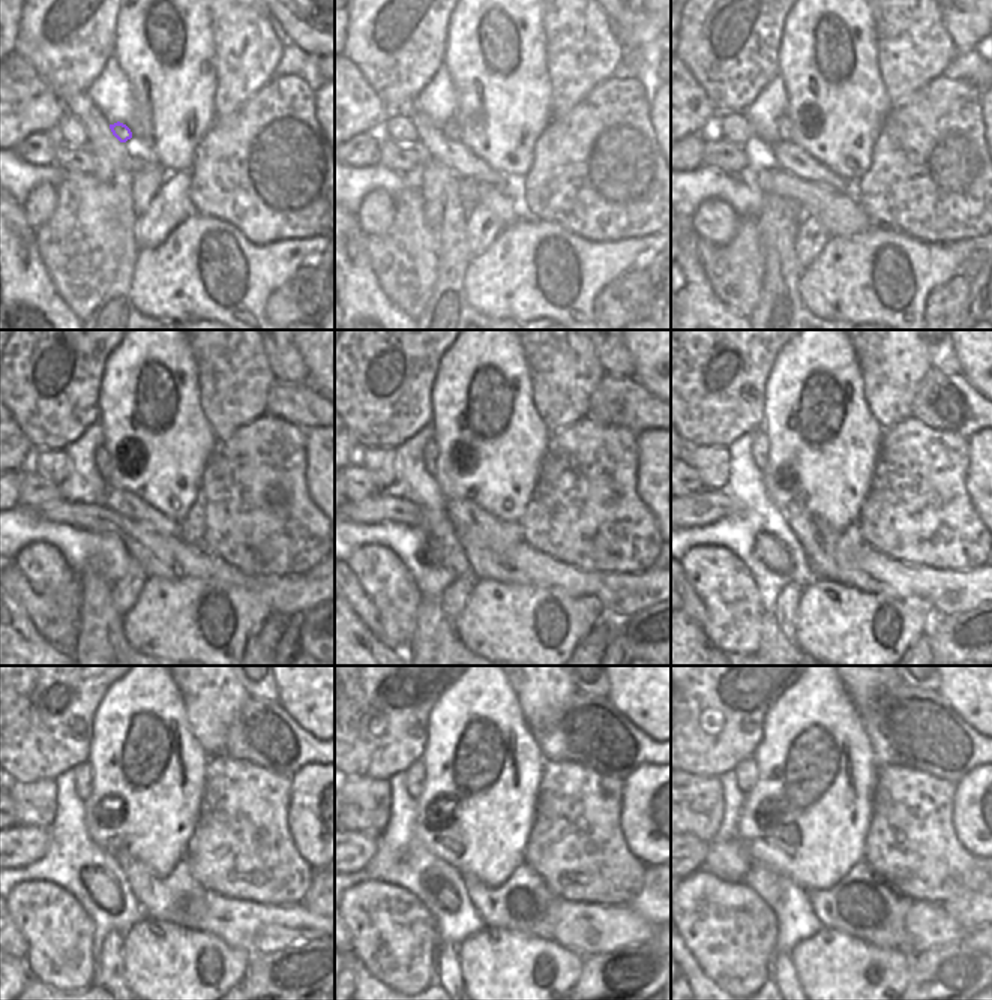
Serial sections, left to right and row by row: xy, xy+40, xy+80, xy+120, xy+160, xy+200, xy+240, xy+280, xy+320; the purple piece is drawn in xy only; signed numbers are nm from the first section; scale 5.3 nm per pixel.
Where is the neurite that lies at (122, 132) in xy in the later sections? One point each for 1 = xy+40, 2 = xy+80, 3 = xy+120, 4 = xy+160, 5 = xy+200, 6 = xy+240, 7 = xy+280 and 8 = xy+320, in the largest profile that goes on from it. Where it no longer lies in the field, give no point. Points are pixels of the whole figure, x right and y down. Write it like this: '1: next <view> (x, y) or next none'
1: next xy+40 (450, 131)
2: next xy+80 (784, 126)
3: next xy+120 (101, 456)
4: next xy+160 (429, 455)
5: next xy+200 (760, 447)
6: next xy+240 (81, 774)
7: next xy+280 (416, 774)
8: next xy+320 (746, 772)

